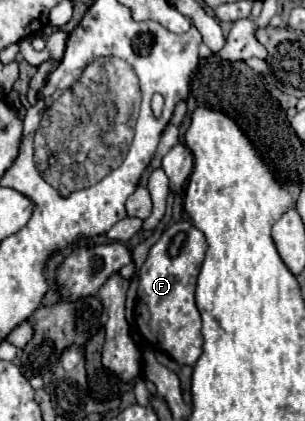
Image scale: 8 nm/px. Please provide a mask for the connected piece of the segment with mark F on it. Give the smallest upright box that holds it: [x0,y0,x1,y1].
[136,222,206,366]

